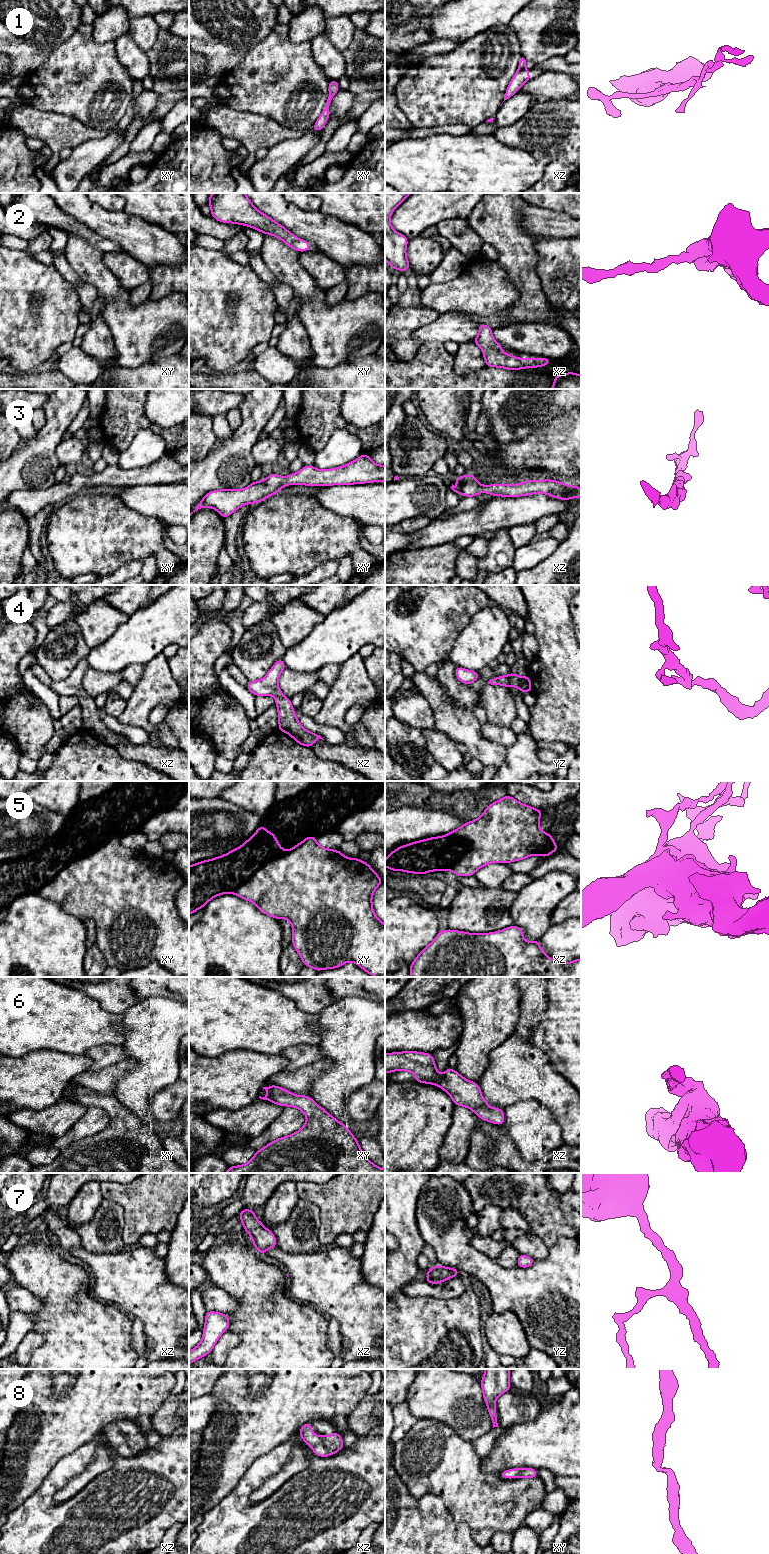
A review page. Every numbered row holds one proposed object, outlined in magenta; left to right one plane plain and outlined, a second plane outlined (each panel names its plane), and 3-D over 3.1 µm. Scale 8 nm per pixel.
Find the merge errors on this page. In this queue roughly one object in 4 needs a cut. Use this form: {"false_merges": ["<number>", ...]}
{"false_merges": ["1", "5"]}

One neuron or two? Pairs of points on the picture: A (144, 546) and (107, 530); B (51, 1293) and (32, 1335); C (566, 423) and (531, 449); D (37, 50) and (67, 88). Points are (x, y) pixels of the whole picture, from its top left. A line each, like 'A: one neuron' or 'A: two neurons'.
A: one neuron
B: two neurons
C: one neuron
D: two neurons

